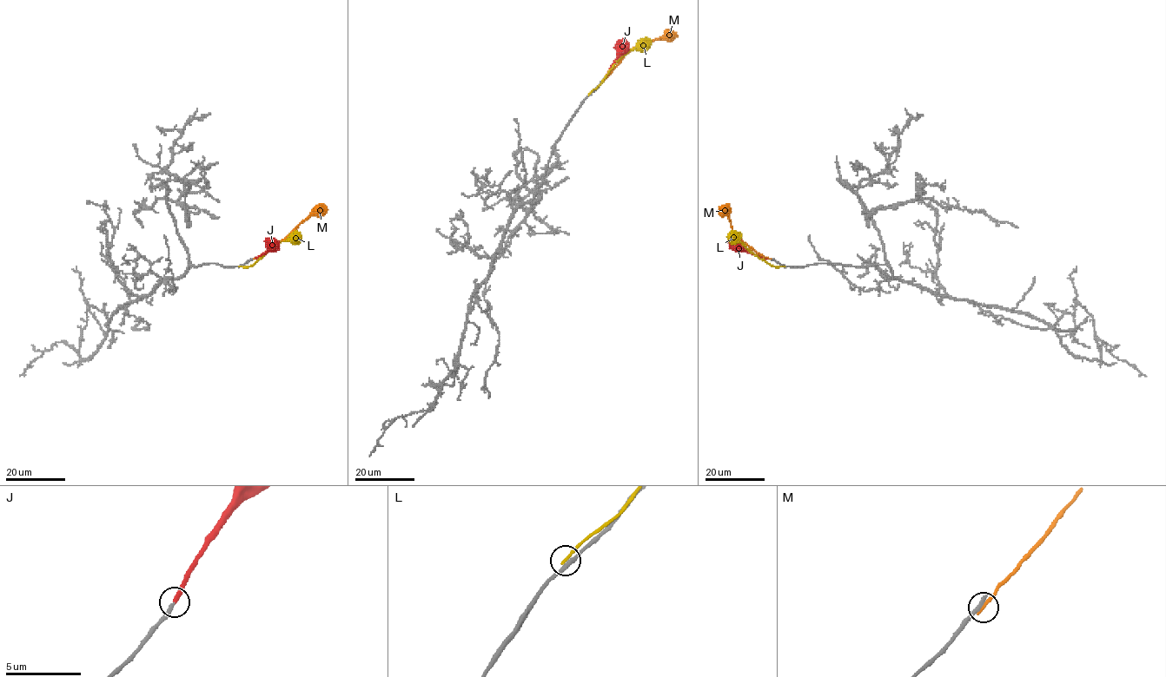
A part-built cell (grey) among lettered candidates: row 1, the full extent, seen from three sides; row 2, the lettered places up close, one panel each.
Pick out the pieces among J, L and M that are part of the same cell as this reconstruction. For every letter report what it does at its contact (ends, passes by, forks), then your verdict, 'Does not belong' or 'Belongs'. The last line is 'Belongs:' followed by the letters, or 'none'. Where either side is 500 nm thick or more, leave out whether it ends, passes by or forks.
J: It ends there. Belongs
L: It ends there. Does not belong
M: It ends there. Does not belong
Belongs: J

